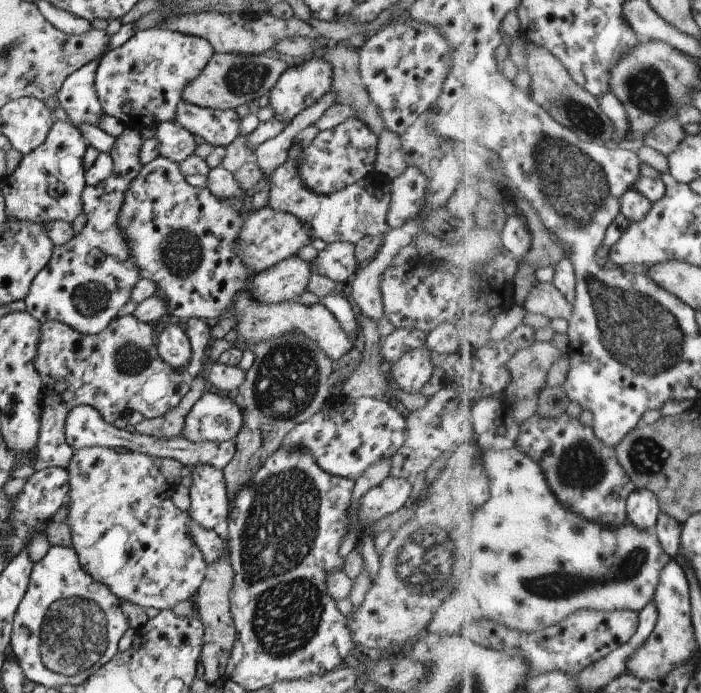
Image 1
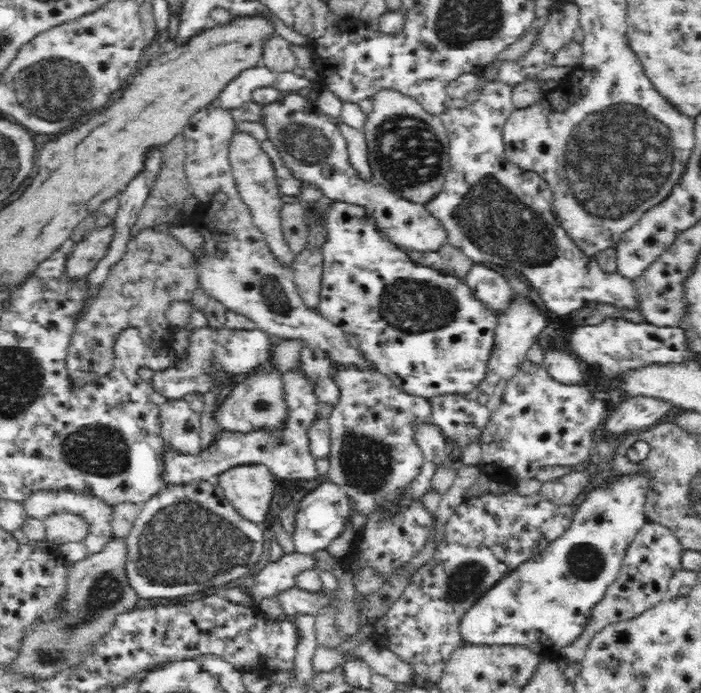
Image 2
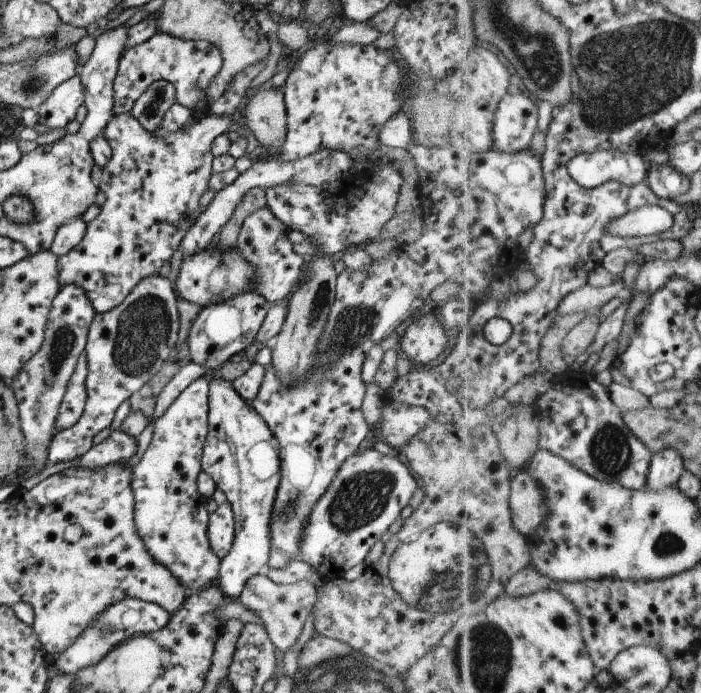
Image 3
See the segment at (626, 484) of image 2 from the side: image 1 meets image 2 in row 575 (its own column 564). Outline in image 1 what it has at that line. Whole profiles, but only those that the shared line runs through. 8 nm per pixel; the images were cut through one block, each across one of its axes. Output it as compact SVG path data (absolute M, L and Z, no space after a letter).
M485 447L482 462L491 480L491 498L478 507L474 527L459 533L458 566L463 566L459 572L463 578L459 578L459 582L454 580L447 588L447 598L435 608L426 626L427 633L461 634L459 626L471 626L481 618L530 633L555 626L581 608L609 613L615 610L640 612L652 602L659 588L661 572L674 559L665 554L655 530L641 530L630 521L619 528L606 527L571 512L555 496L539 462L520 448L495 450Z

